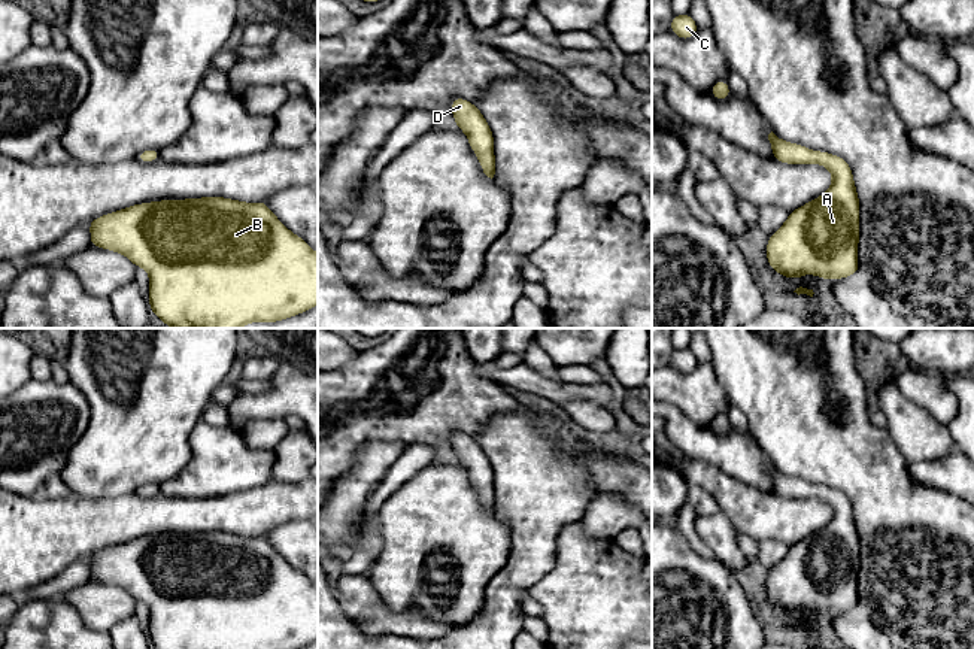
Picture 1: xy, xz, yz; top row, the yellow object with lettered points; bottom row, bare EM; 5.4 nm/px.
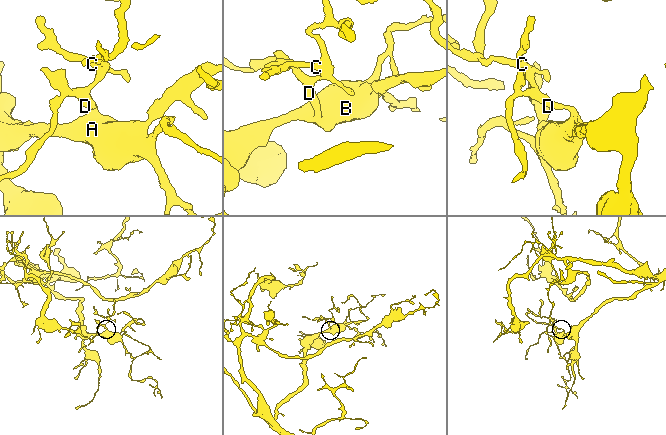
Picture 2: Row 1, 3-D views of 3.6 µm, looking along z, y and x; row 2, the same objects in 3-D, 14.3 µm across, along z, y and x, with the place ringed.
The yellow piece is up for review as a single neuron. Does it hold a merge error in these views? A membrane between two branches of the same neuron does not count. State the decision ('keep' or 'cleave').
keep

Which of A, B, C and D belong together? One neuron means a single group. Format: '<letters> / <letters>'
A B C D

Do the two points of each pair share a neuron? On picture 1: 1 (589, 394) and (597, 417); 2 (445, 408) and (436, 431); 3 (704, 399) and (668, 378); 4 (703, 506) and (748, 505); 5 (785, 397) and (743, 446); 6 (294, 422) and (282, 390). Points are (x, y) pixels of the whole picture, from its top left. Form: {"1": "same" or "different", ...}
{"1": "different", "2": "same", "3": "same", "4": "different", "5": "different", "6": "different"}

